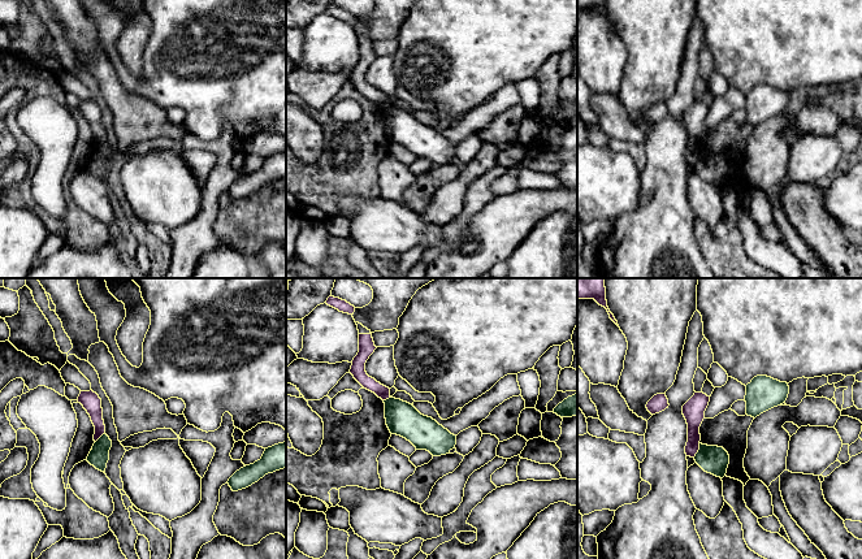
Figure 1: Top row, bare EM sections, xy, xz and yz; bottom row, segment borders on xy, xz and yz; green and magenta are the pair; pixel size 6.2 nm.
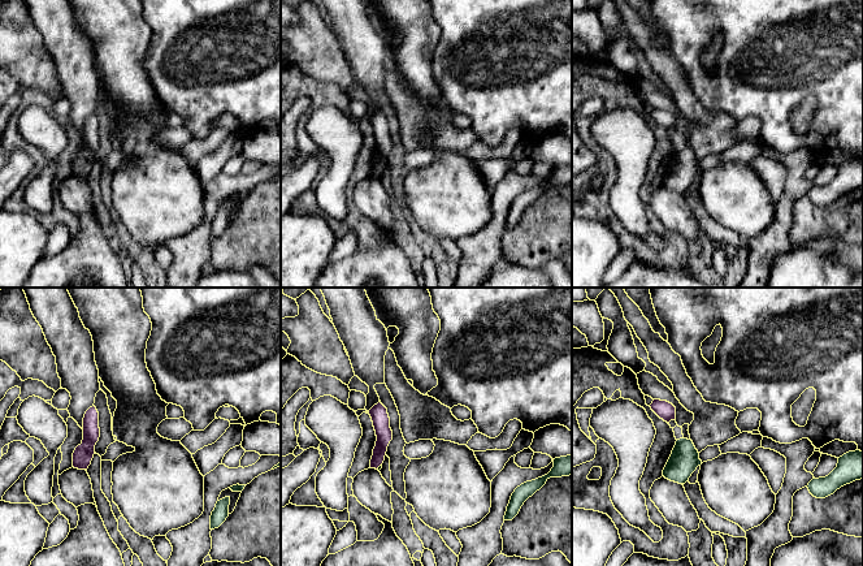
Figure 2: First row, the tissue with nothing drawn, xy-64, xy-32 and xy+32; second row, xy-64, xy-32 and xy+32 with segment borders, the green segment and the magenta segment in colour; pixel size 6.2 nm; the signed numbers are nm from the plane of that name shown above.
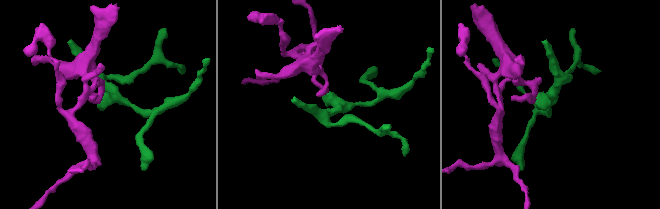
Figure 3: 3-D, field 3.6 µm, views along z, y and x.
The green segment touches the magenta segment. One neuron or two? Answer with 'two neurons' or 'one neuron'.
two neurons

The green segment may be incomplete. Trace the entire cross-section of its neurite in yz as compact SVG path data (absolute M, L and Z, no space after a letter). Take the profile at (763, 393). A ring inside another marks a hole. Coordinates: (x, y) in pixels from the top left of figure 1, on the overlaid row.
M757 376L746 385L746 415L755 419L761 413L785 403L788 394L787 382L767 376Z

